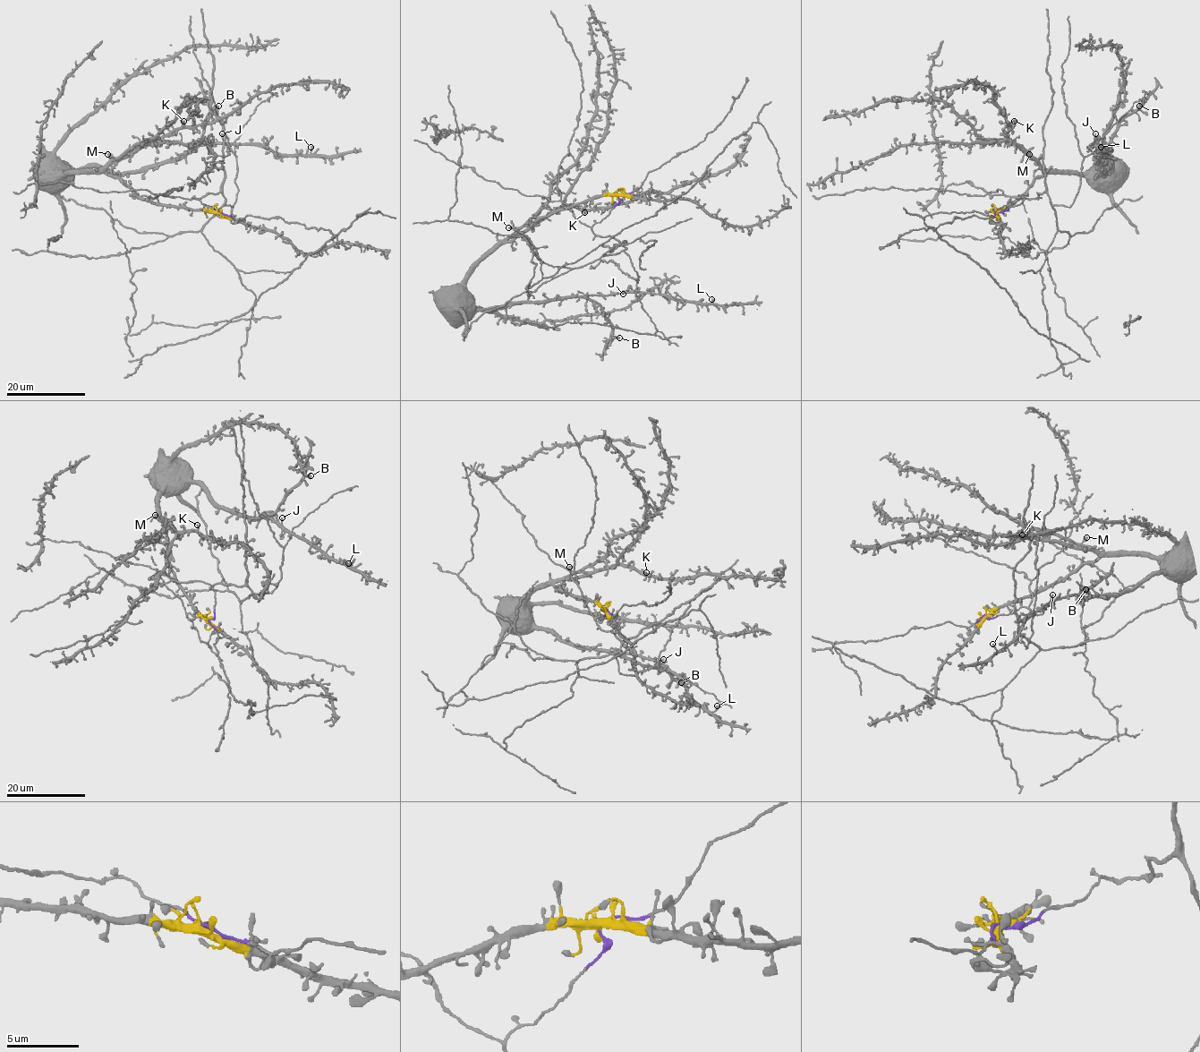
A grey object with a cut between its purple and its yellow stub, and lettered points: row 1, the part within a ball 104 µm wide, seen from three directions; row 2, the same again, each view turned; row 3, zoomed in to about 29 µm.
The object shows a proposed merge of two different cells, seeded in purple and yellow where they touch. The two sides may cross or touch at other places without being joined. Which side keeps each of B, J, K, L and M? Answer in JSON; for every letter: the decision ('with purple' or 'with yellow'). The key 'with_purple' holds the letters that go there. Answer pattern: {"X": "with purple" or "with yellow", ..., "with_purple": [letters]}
{"B": "with yellow", "J": "with yellow", "K": "with yellow", "L": "with yellow", "M": "with yellow", "with_purple": []}

